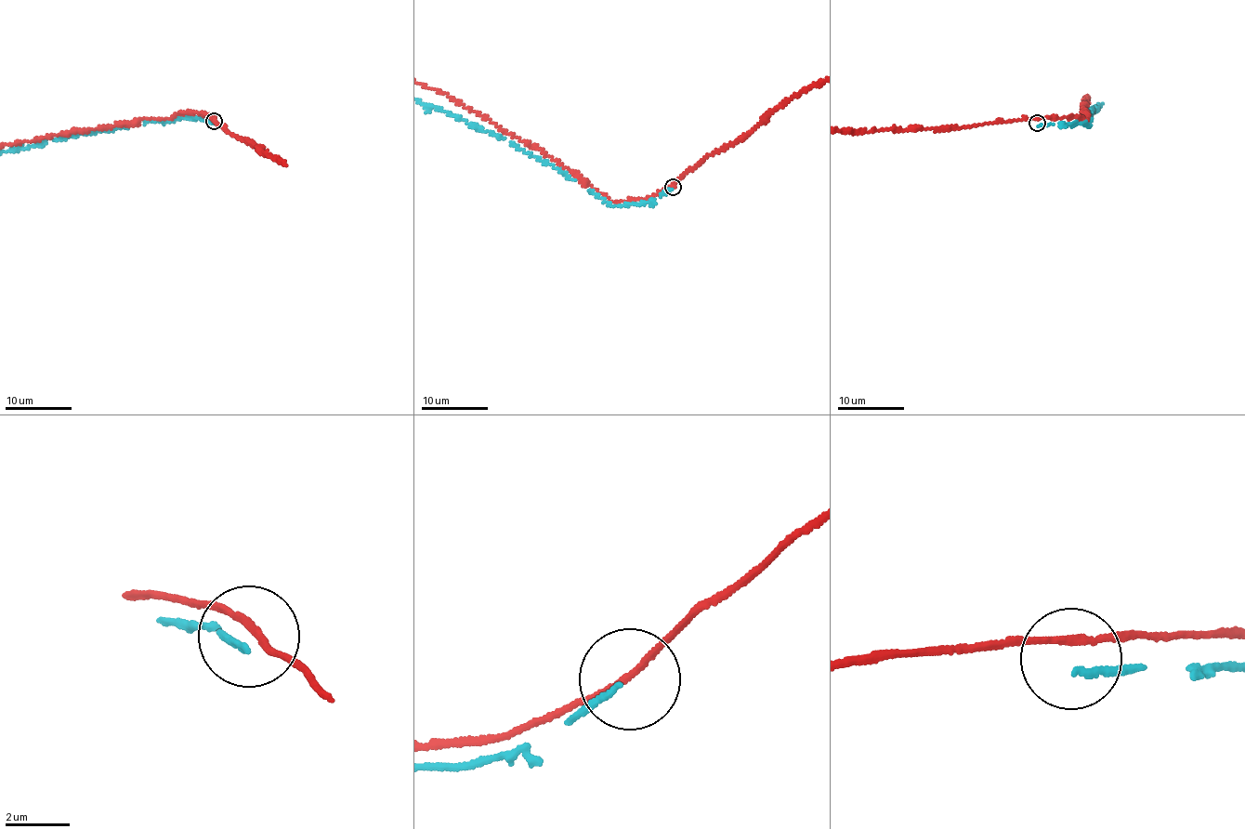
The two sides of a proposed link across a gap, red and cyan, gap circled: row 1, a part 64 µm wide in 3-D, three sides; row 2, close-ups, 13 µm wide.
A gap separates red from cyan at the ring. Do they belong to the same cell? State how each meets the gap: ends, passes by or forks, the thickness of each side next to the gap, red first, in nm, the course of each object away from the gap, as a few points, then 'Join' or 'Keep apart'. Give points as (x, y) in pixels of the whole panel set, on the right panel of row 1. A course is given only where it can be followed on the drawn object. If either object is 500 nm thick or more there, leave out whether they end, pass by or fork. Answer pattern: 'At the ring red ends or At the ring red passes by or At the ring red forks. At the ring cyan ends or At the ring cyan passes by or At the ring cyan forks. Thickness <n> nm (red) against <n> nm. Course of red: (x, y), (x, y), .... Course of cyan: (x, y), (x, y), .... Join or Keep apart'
At the ring red passes by. At the ring cyan ends. Thickness 200 nm (red) against 180 nm. Keep apart

